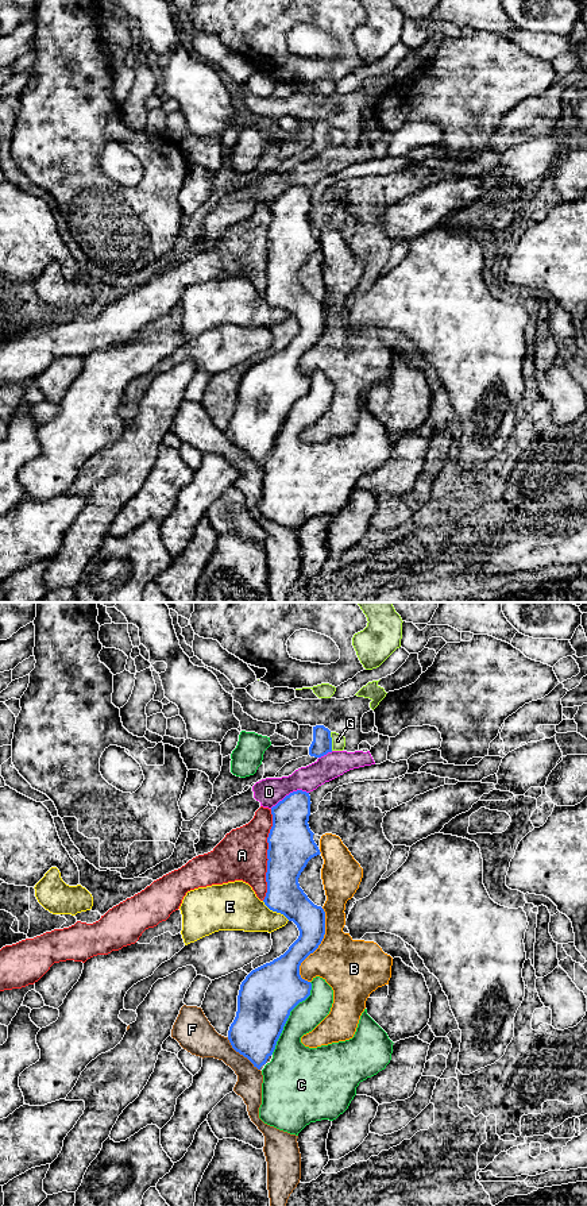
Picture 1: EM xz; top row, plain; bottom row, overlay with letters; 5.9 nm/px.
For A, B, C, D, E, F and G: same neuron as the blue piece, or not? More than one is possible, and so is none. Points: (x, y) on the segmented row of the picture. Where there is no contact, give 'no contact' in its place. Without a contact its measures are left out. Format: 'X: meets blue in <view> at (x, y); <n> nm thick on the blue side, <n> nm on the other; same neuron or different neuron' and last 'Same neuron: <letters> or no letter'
A: meets blue in xz at (267, 855); 280 nm thick on the blue side, 300 nm on the other; different neuron
B: meets blue in xz at (319, 944); 180 nm thick on the blue side, 340 nm on the other; different neuron
C: meets blue in xz at (288, 1017); 340 nm thick on the blue side, 220 nm on the other; different neuron
D: meets blue in xz at (290, 793); 240 nm thick on the blue side, 170 nm on the other; different neuron
E: meets blue in xz at (275, 910); 220 nm thick on the blue side, 280 nm on the other; different neuron
F: meets blue in xz at (242, 1054); 300 nm thick on the blue side, 190 nm on the other; different neuron
G: meets blue in xz at (331, 742); 120 nm thick on the blue side, 80 nm on the other; same neuron
Same neuron: G

